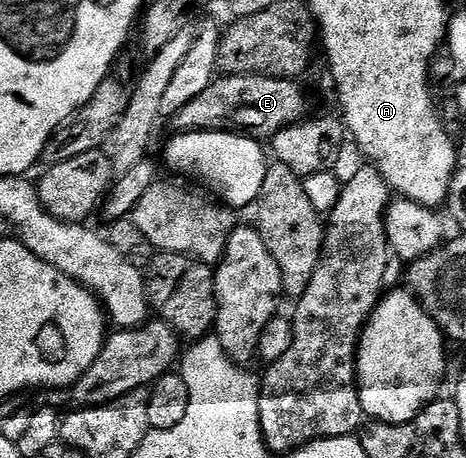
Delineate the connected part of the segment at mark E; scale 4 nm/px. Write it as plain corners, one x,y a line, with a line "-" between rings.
222,74
220,77
214,78
213,83
207,85
207,89
203,89
203,93
199,93
199,97
195,97
195,101
183,105
183,109
179,109
171,116
171,123
174,127
172,130
177,133
182,131
232,131
271,137
275,132
282,131
284,127
302,122
310,114
309,99
305,96
301,85
296,79
276,79
266,75

